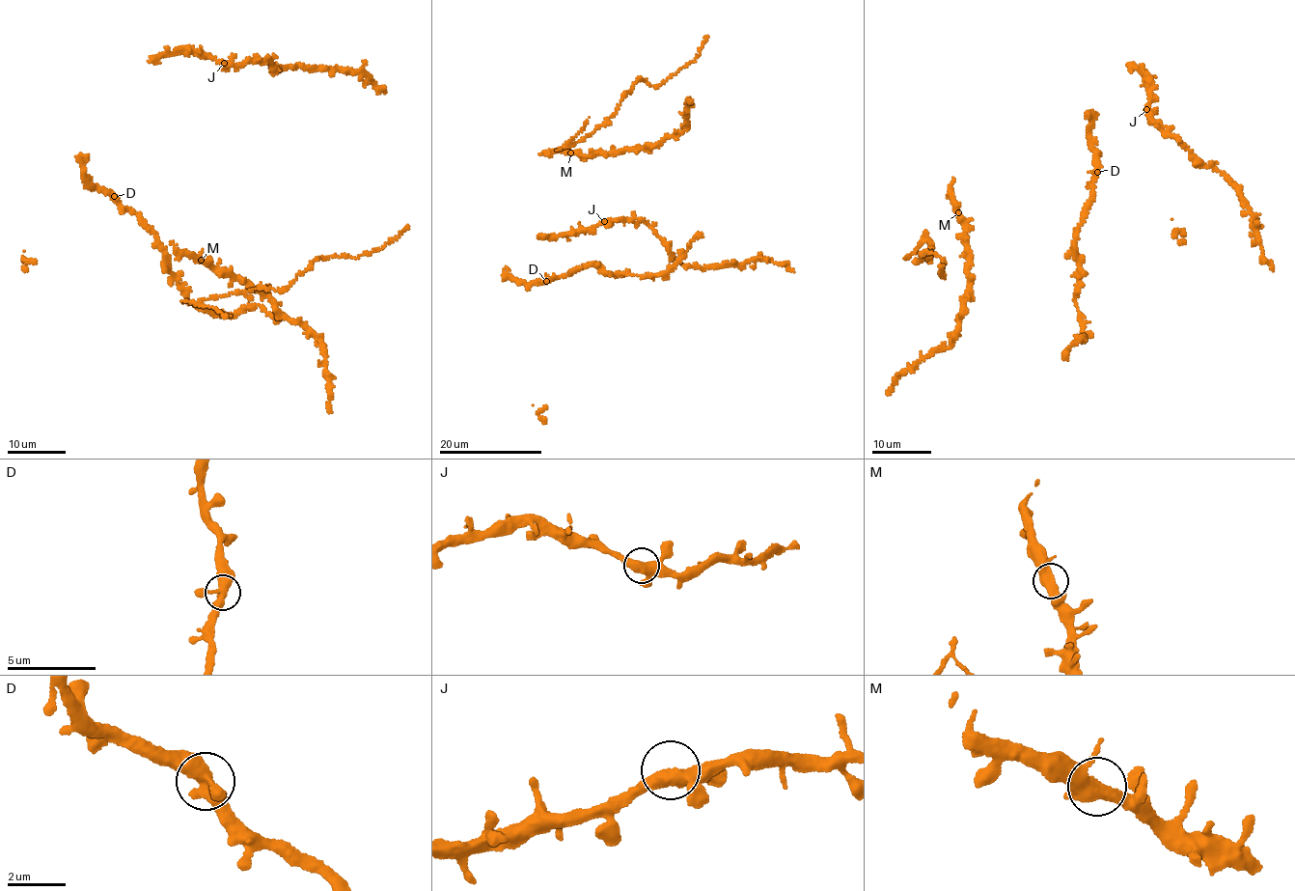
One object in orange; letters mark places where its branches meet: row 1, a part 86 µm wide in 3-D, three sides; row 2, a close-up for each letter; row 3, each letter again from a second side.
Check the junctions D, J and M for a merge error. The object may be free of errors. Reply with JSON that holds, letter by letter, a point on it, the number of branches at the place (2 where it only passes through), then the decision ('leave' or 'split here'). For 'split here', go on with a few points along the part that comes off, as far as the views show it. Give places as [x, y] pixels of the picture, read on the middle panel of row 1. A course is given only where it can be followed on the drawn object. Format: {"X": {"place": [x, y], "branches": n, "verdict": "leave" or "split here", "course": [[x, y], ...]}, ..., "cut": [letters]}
{"D": {"place": [546, 281], "branches": 3, "verdict": "leave"}, "J": {"place": [604, 221], "branches": 3, "verdict": "leave"}, "M": {"place": [570, 153], "branches": 3, "verdict": "leave"}, "cut": []}

